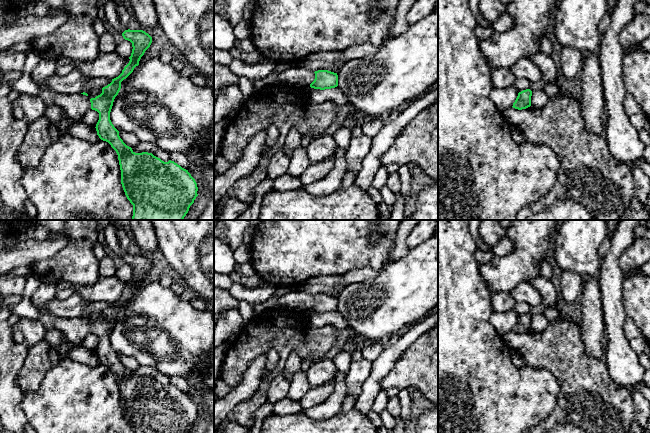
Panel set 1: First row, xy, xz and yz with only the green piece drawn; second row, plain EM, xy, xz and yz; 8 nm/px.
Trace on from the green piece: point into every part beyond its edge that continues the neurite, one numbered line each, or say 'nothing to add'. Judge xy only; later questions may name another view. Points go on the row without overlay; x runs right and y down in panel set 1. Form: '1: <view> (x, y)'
1: xy (75, 330)

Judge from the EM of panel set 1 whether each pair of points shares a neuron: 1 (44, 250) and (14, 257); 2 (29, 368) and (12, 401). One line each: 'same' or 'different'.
1: same
2: different

